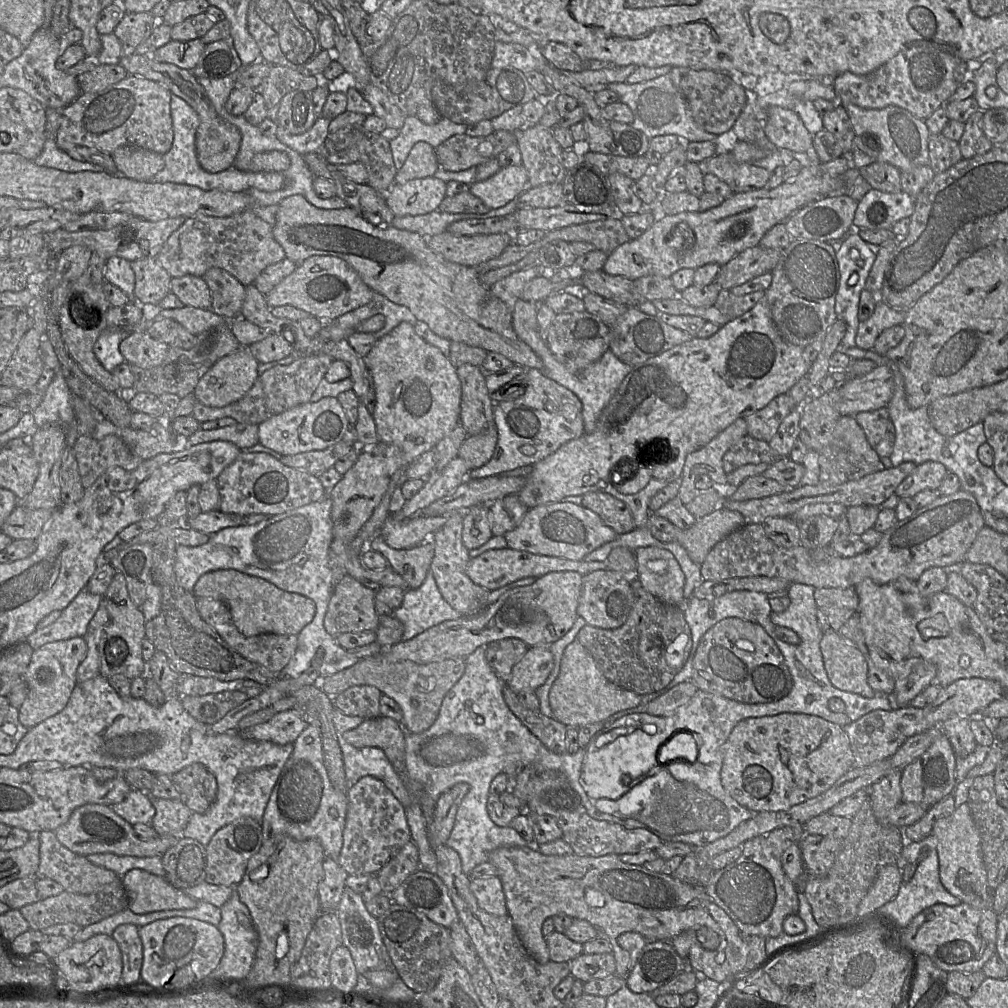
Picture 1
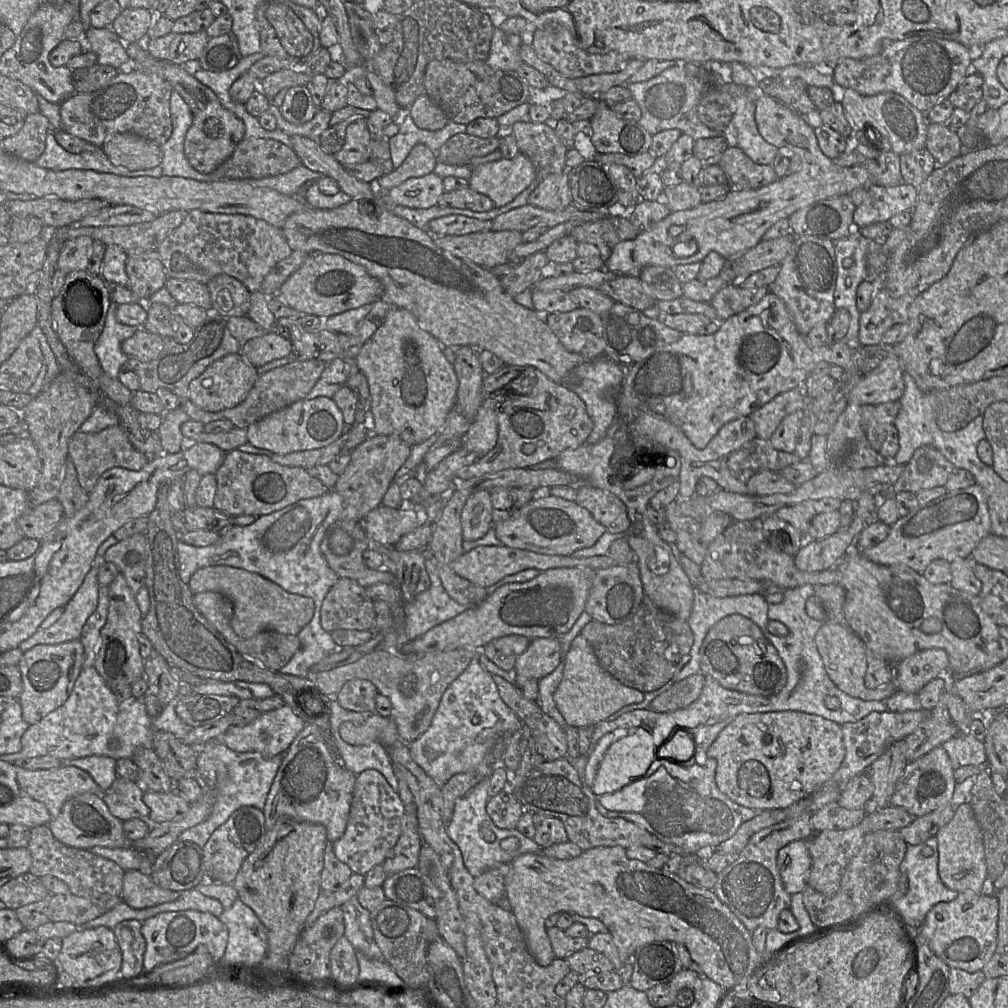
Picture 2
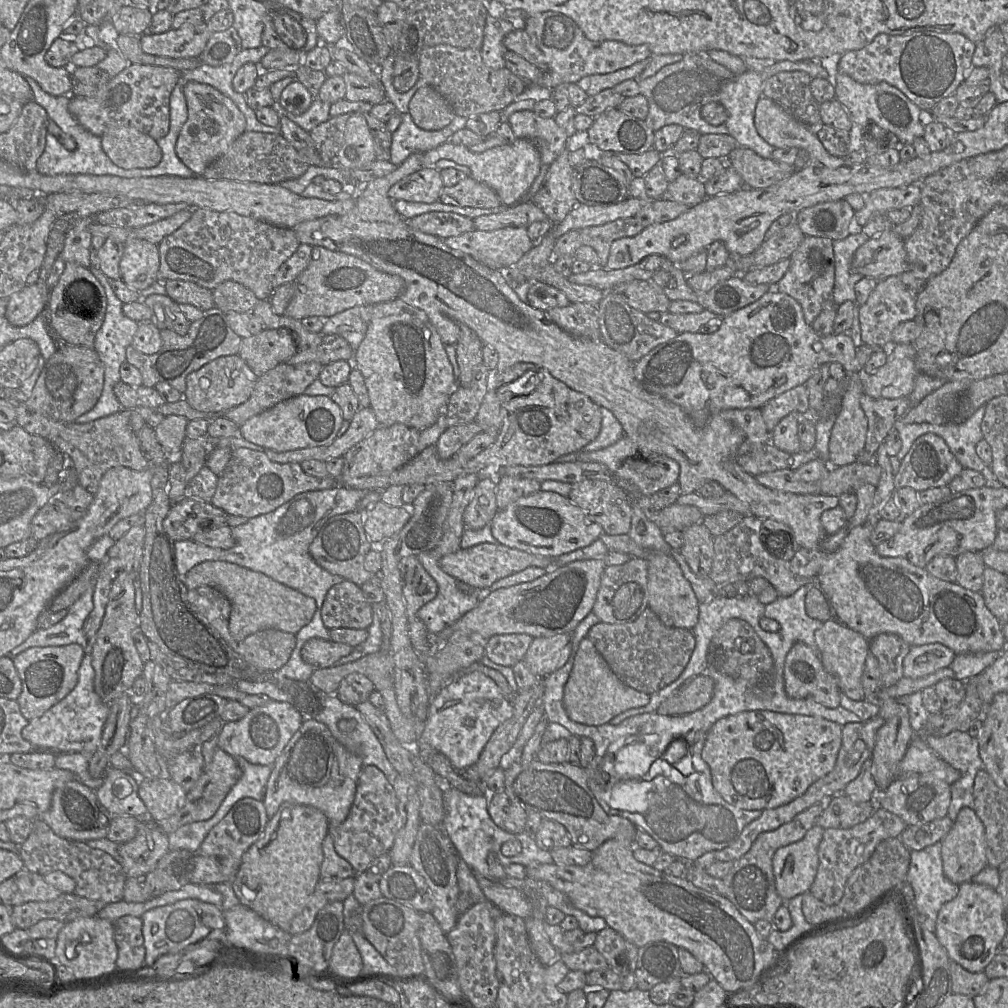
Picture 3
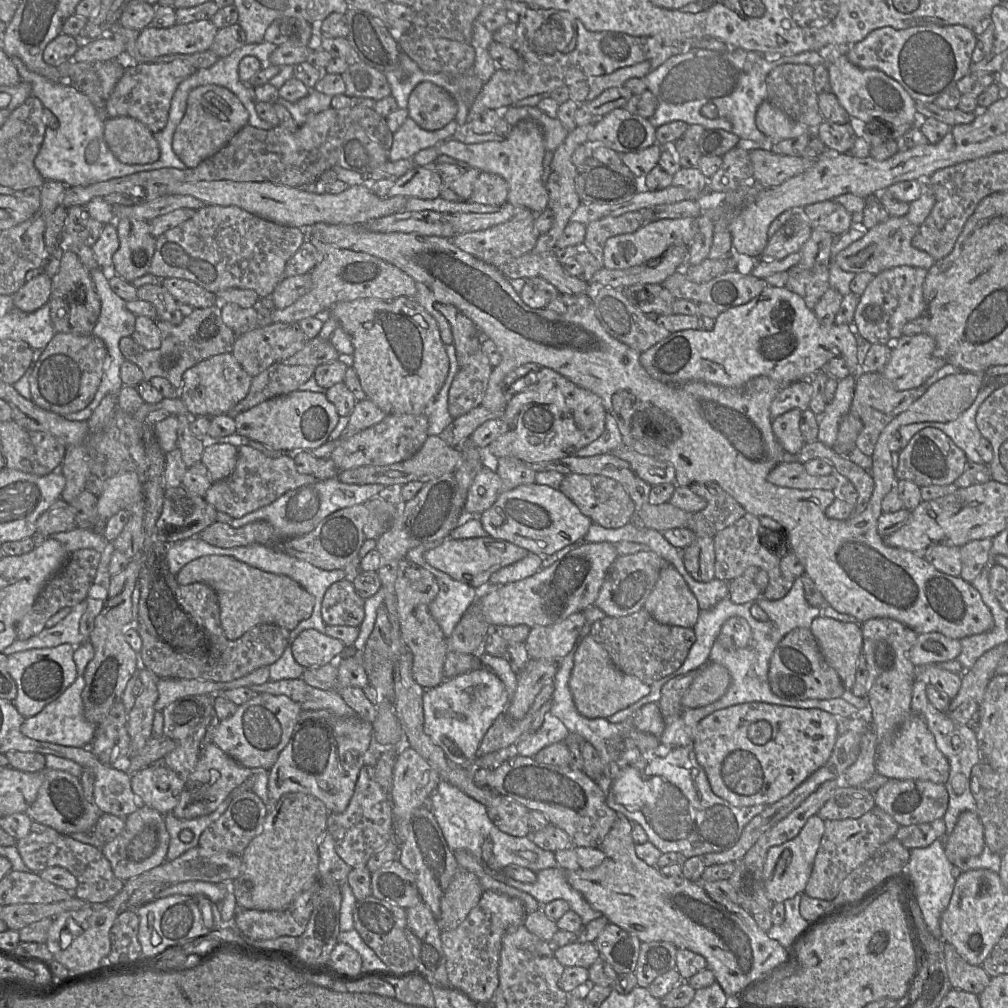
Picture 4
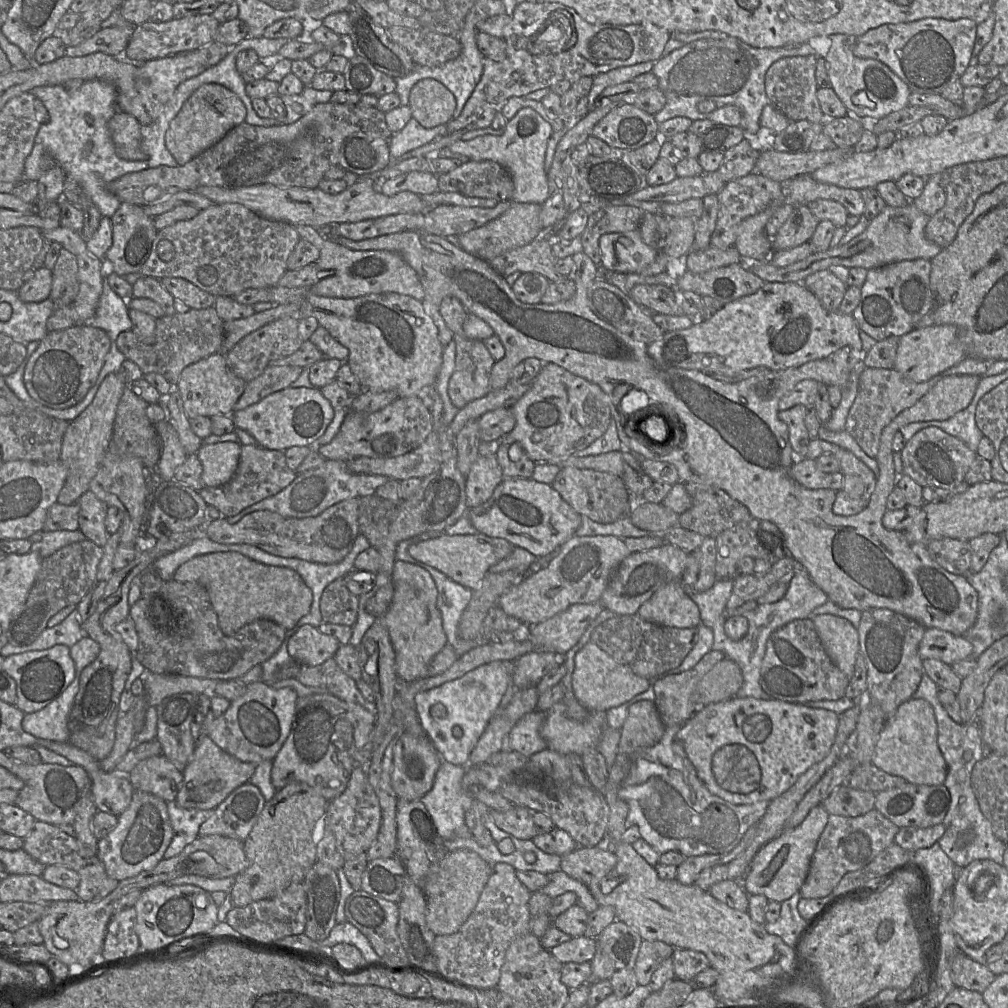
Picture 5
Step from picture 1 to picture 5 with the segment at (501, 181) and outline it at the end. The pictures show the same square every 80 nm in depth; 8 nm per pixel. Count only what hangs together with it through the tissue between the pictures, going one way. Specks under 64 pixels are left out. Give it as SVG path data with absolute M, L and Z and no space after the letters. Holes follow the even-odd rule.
M524 107L507 121L502 135L487 134L468 141L460 139L448 148L469 160L491 160L500 164L509 173L514 184L511 202L542 205L549 196L548 174L544 169L544 160L552 133L548 122L532 108Z

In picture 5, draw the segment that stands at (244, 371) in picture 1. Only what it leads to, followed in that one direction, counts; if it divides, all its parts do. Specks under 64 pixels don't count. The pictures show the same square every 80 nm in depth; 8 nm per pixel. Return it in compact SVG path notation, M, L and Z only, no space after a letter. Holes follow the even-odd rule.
M214 353L185 367L176 385L188 418L232 415L234 405L243 394L247 382L236 376L228 366L226 356Z

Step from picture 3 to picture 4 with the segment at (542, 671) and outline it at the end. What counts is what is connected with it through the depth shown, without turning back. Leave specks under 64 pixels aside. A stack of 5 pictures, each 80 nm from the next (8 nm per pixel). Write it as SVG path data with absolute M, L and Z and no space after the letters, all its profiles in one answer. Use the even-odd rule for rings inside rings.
M576 612L559 623L530 628L525 641L529 658L556 662L563 659L572 650L584 624L584 612Z

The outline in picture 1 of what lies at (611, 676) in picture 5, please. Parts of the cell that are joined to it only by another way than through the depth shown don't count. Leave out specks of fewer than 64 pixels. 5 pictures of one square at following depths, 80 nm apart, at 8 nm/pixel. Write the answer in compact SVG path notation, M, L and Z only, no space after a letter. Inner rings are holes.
M577 639L566 647L559 675L549 694L554 718L567 727L581 727L603 721L616 712L637 707L641 700L641 695L606 679L589 651Z

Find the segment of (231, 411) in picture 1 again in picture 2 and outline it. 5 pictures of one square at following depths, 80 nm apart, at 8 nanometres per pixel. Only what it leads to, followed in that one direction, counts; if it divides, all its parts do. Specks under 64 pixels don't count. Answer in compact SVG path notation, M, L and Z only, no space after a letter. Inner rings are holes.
M311 359L294 361L273 368L258 375L247 397L233 408L209 412L200 409L188 399L182 399L179 408L181 408L191 420L200 421L203 424L214 420L227 419L230 420L235 427L246 429L250 424L261 420L267 415L281 410L294 402L306 399L308 393L320 379L325 367L326 362L319 359Z

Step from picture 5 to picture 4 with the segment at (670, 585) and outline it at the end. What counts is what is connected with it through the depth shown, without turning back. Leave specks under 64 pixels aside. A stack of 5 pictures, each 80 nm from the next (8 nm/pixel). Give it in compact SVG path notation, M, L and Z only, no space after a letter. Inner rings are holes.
M672 565L660 571L643 609L661 624L692 629L700 615L695 595Z

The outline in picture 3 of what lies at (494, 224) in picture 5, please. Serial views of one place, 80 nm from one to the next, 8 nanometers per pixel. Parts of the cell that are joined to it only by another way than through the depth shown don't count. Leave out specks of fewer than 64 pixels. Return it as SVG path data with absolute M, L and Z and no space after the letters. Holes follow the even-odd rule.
M506 227L492 231L473 230L445 238L443 242L452 249L470 255L485 266L500 271L514 265L535 245L524 227Z

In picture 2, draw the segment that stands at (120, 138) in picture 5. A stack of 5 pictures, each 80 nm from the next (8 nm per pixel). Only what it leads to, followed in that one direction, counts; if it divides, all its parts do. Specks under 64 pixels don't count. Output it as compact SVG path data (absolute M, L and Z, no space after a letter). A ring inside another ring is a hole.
M129 132L113 135L103 143L101 149L114 166L122 166L130 171L155 168L163 159L158 144Z

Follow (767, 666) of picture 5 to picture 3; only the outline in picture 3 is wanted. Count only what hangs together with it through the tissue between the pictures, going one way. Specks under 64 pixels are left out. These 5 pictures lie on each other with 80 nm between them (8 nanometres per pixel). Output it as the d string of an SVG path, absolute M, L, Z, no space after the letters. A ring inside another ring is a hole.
M802 642L795 643L788 652L784 663L784 687L792 698L811 698L827 708L840 706L841 690L835 678L829 674L817 652Z

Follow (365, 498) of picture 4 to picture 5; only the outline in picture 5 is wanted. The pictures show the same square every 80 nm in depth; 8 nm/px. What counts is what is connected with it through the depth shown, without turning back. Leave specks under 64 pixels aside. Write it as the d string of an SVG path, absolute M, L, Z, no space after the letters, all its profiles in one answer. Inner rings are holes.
M326 460L317 468L297 473L293 482L279 493L243 509L234 516L226 517L226 519L229 523L237 523L245 515L259 510L276 512L288 518L315 517L341 501L375 494L377 488L386 484L388 480L390 480L388 477L382 475L353 474L347 470L346 462Z

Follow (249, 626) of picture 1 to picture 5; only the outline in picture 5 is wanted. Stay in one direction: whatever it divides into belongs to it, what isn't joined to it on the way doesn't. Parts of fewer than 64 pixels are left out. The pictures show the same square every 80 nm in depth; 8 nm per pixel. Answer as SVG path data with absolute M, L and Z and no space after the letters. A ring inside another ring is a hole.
M234 551L196 556L175 571L174 579L178 582L197 582L206 588L218 616L219 627L227 636L261 618L291 630L309 613L313 601L311 589L296 571L268 566Z

